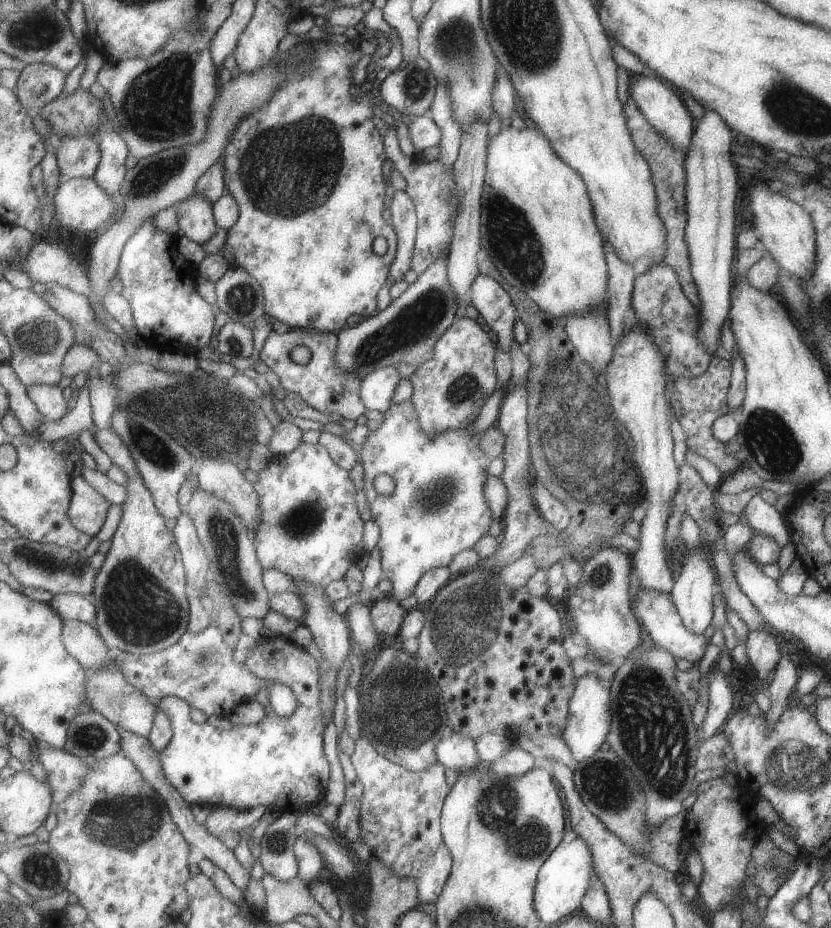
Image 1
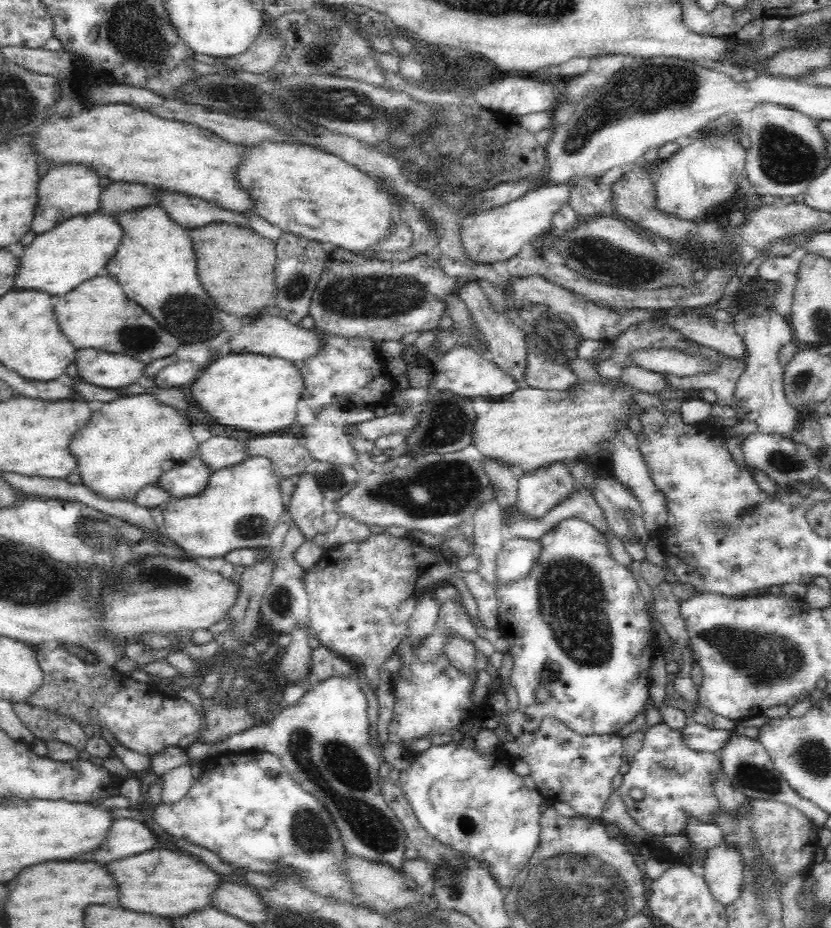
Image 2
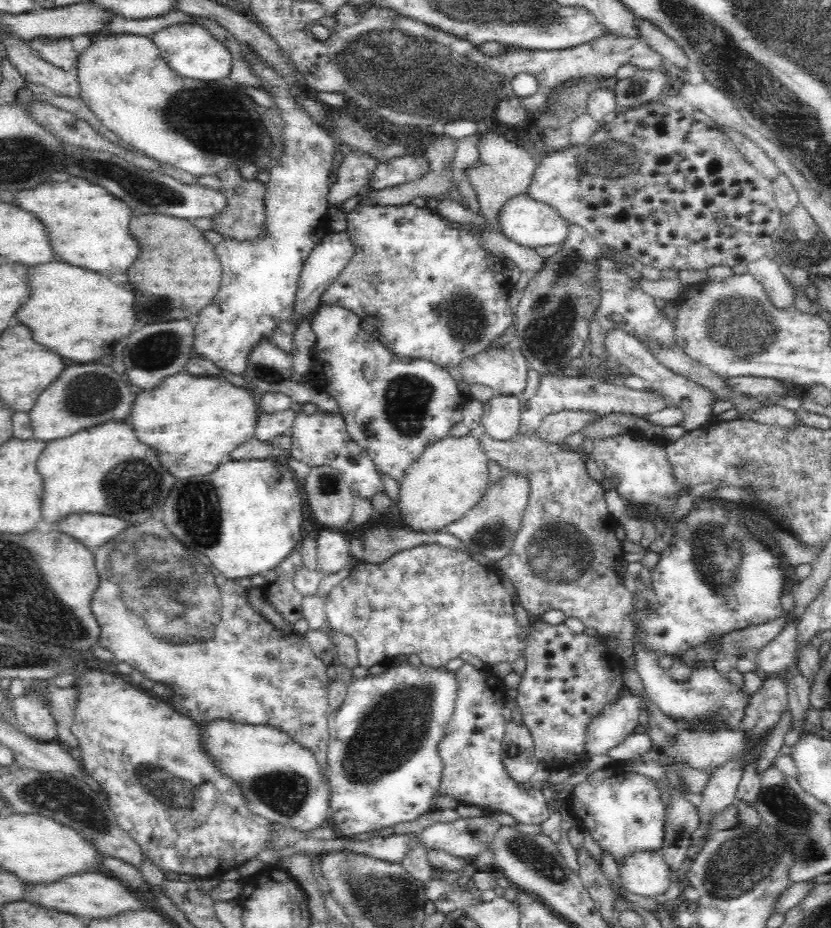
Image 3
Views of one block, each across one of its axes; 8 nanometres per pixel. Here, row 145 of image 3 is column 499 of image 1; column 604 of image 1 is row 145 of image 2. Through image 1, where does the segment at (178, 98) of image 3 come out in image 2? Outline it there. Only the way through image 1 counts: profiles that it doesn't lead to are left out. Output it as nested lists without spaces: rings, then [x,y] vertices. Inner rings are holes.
[[[262,141],[254,148],[245,147],[235,178],[255,200],[255,214],[280,226],[284,233],[317,240],[328,247],[366,252],[377,248],[396,224],[391,215],[393,199],[376,180],[337,155],[306,144]]]

